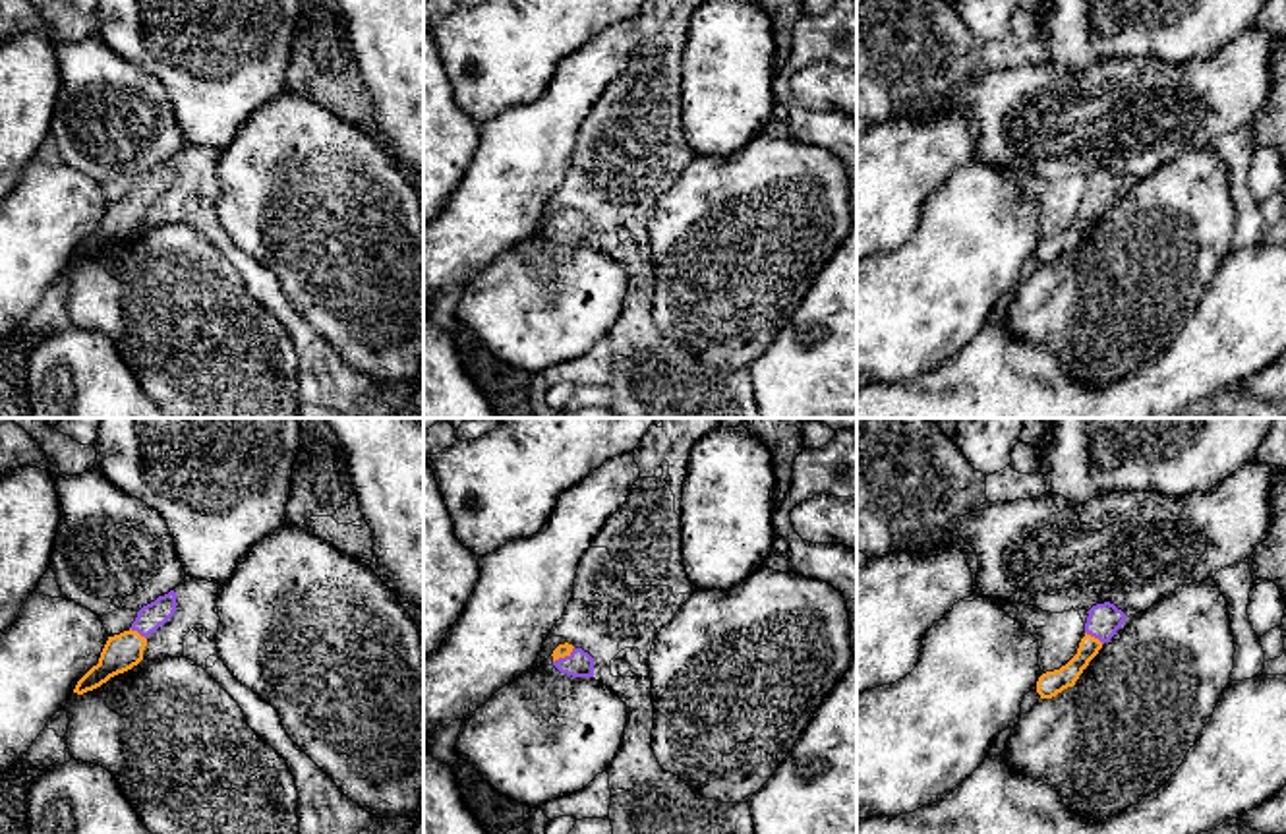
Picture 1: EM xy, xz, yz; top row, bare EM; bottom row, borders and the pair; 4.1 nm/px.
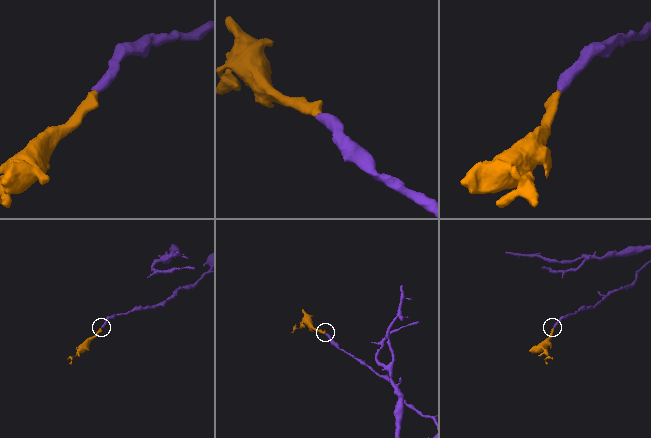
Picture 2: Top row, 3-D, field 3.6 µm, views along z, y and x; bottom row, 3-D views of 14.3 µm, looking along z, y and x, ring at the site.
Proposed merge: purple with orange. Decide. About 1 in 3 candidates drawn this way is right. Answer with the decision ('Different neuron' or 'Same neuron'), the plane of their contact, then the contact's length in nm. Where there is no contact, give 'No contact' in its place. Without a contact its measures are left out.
Same neuron. Touches purple in xz. Shared border 110 nm

